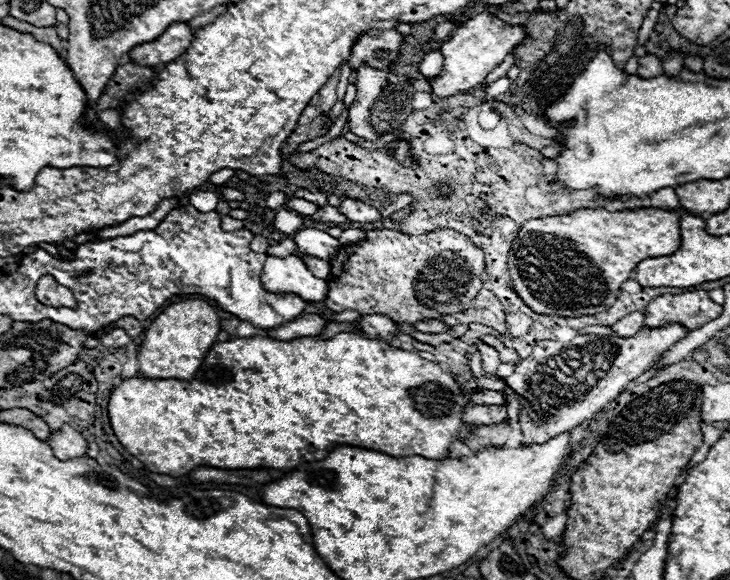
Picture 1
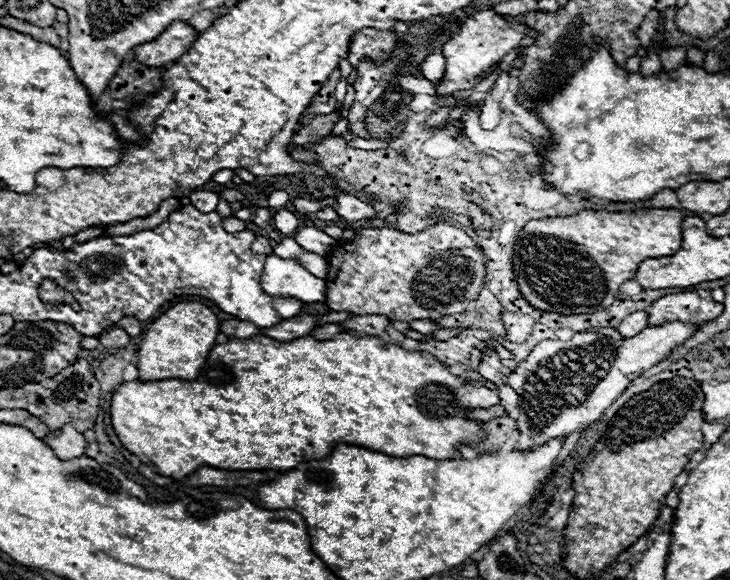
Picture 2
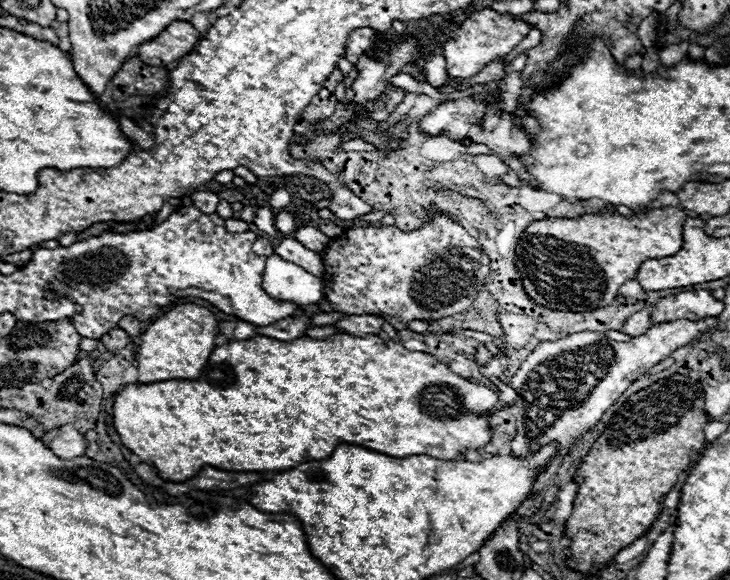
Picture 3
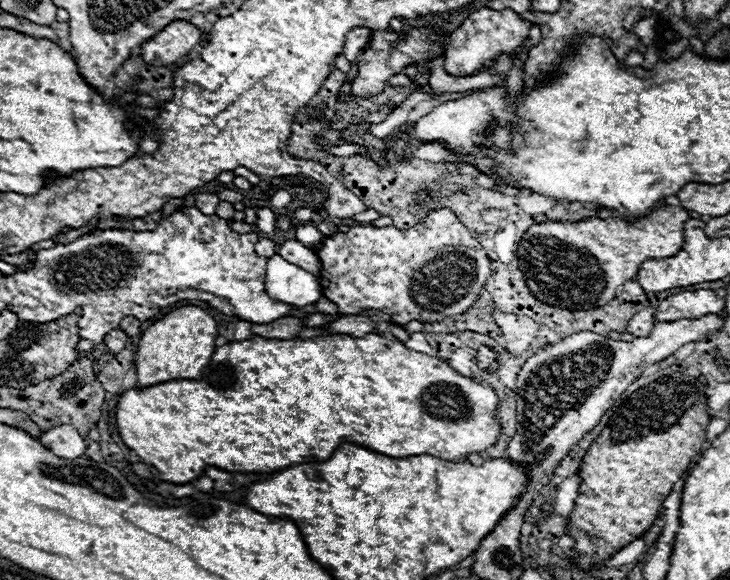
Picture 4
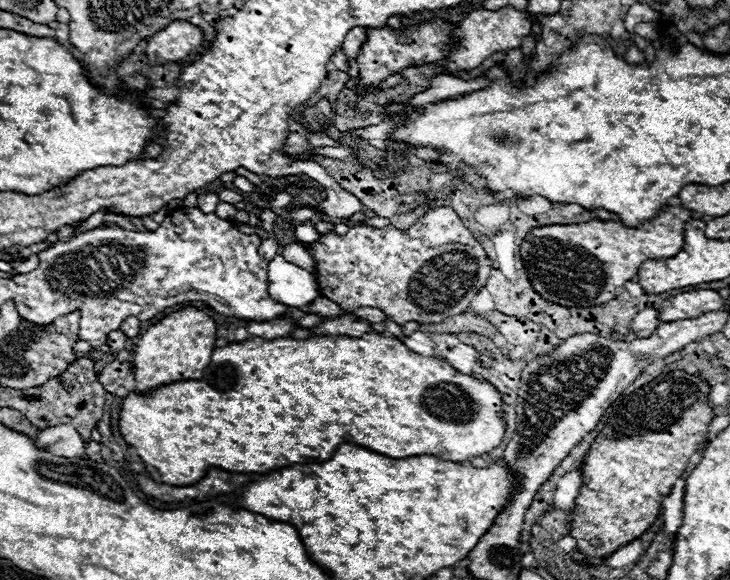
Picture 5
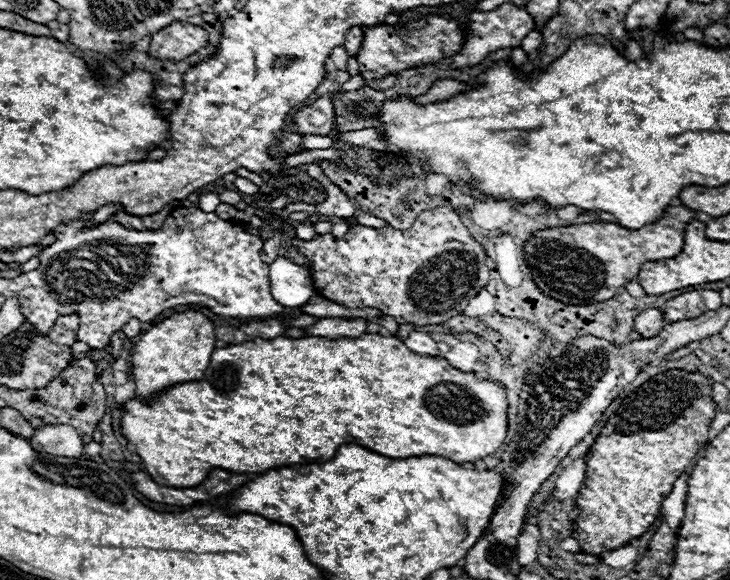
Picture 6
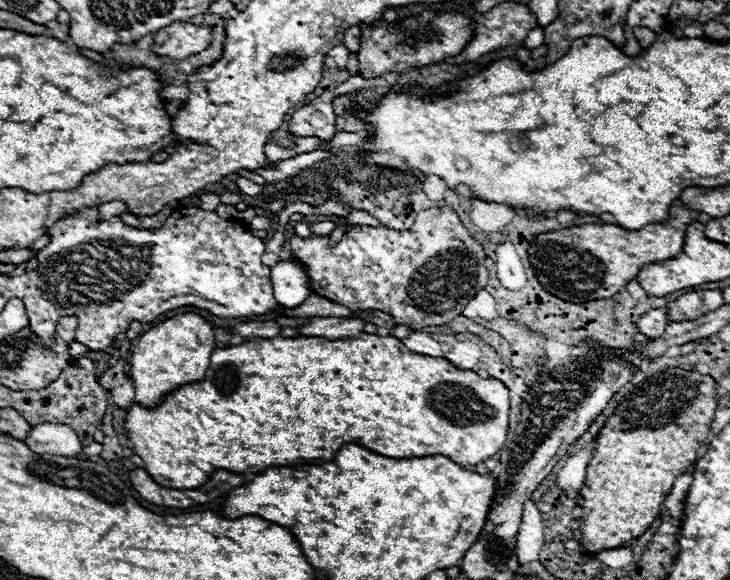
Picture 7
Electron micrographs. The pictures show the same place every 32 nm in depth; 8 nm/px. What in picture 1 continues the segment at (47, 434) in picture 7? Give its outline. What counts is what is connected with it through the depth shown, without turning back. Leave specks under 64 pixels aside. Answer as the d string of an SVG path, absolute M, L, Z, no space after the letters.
M64 424L62 430L54 430L46 442L60 460L72 460L72 458L86 456L86 450L88 450L88 442L82 436L82 432L74 430L68 424Z

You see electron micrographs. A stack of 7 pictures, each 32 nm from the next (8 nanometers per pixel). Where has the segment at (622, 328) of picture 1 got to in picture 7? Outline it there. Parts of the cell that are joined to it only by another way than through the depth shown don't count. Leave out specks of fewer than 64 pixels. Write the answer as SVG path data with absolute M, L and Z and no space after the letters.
M656 308L656 310L648 310L646 314L642 314L636 326L638 326L640 334L644 334L648 338L654 338L654 336L664 334L666 324L668 324L666 308Z

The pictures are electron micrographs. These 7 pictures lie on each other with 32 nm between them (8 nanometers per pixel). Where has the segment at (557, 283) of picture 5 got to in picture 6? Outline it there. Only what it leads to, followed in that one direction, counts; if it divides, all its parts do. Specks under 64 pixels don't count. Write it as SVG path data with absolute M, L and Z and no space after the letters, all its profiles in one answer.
M668 206L660 220L638 230L628 230L614 222L536 230L524 244L524 260L544 296L574 306L606 302L614 298L618 288L636 278L644 262L674 258L684 246L684 228L694 220L694 214L684 206Z

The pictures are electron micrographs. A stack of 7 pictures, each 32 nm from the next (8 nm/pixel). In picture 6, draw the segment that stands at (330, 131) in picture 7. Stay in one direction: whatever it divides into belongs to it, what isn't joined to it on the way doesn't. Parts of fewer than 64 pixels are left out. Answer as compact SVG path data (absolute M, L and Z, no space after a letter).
M330 96L318 98L312 106L294 114L294 122L302 134L330 134L334 128L334 108Z

